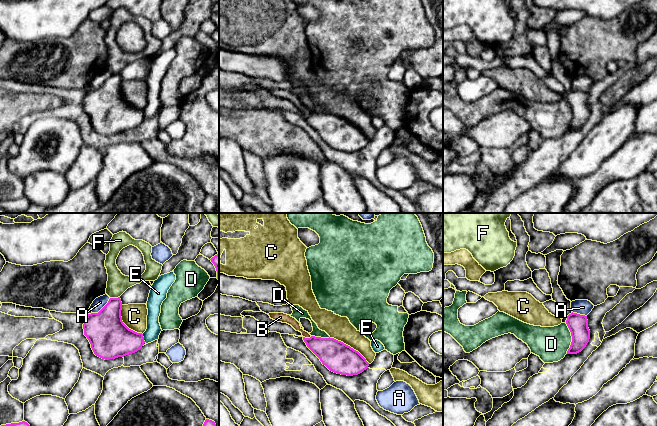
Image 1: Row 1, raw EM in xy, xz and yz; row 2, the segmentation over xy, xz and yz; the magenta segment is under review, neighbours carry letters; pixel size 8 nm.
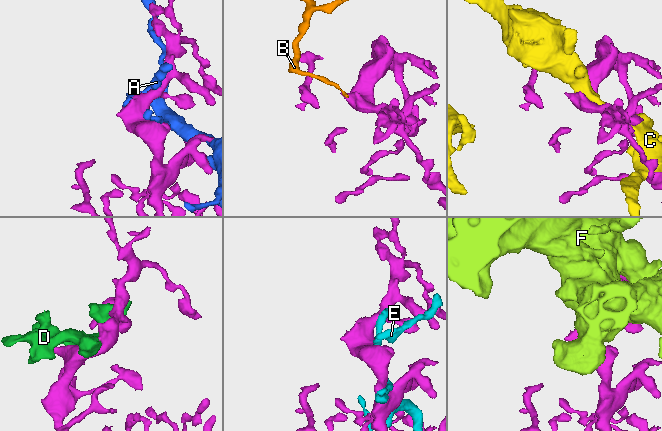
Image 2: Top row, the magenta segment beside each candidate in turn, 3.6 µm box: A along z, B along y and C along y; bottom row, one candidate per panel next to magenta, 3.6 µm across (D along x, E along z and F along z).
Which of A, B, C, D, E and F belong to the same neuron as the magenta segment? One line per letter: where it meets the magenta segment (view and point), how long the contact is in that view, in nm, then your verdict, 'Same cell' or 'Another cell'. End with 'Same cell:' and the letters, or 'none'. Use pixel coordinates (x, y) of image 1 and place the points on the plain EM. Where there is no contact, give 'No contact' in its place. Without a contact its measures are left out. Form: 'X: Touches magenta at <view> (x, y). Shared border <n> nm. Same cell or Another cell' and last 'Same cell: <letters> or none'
A: Touches magenta at xy (102, 84). Shared border 200 nm. Another cell
B: Touches magenta at xz (307, 114). Shared border 70 nm. Another cell
C: Touches magenta at xz (349, 122). Shared border 380 nm. Another cell
D: Touches magenta at yz (572, 114). Shared border 240 nm. Another cell
E: Touches magenta at xy (143, 114). Shared border 80 nm. Another cell
F: Touches magenta at xy (114, 74). Shared border 80 nm. Another cell
Same cell: none

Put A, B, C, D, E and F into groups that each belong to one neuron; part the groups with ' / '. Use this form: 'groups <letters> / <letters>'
groups A B / C / D / E / F

